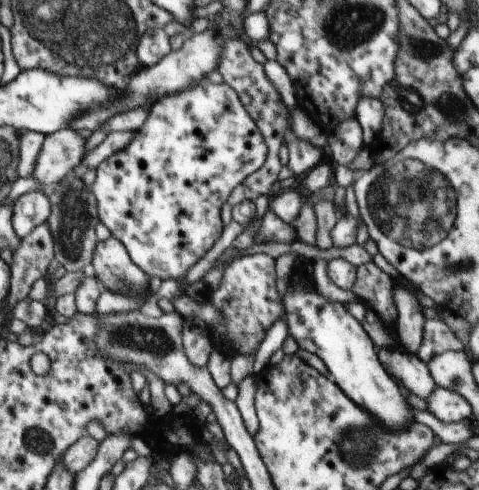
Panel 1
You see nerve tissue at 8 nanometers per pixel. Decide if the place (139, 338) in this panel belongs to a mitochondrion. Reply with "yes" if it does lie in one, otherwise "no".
yes

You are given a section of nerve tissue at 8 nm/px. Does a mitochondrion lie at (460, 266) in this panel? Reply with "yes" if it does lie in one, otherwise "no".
no

